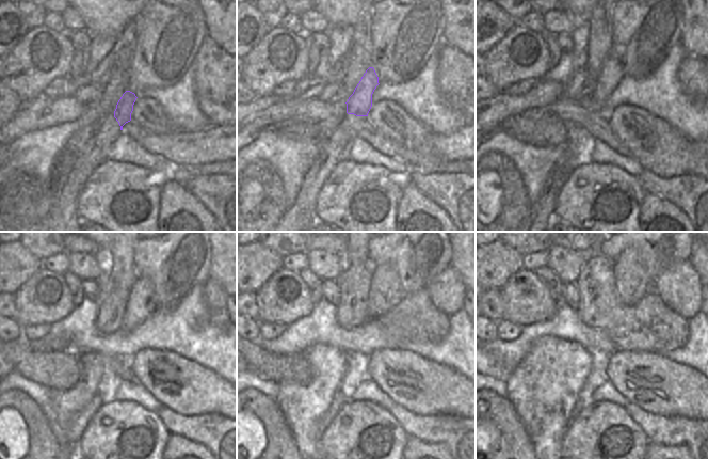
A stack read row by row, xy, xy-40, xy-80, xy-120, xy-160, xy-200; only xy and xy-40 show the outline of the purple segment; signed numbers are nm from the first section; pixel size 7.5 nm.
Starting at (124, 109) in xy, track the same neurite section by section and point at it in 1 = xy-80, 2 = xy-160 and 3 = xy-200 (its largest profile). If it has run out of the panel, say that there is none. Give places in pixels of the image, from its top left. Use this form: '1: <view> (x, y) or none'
1: xy-80 (612, 73)
2: xy-160 (386, 293)
3: xy-200 (631, 282)

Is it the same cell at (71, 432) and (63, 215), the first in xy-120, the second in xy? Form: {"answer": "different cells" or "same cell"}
{"answer": "different cells"}

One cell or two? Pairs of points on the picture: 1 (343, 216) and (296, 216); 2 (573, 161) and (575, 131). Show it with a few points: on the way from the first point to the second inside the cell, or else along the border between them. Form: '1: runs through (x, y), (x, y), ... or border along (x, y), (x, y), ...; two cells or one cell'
1: border along (320, 191), (315, 207), (315, 219); two cells
2: runs through (575, 154), (575, 139); one cell

